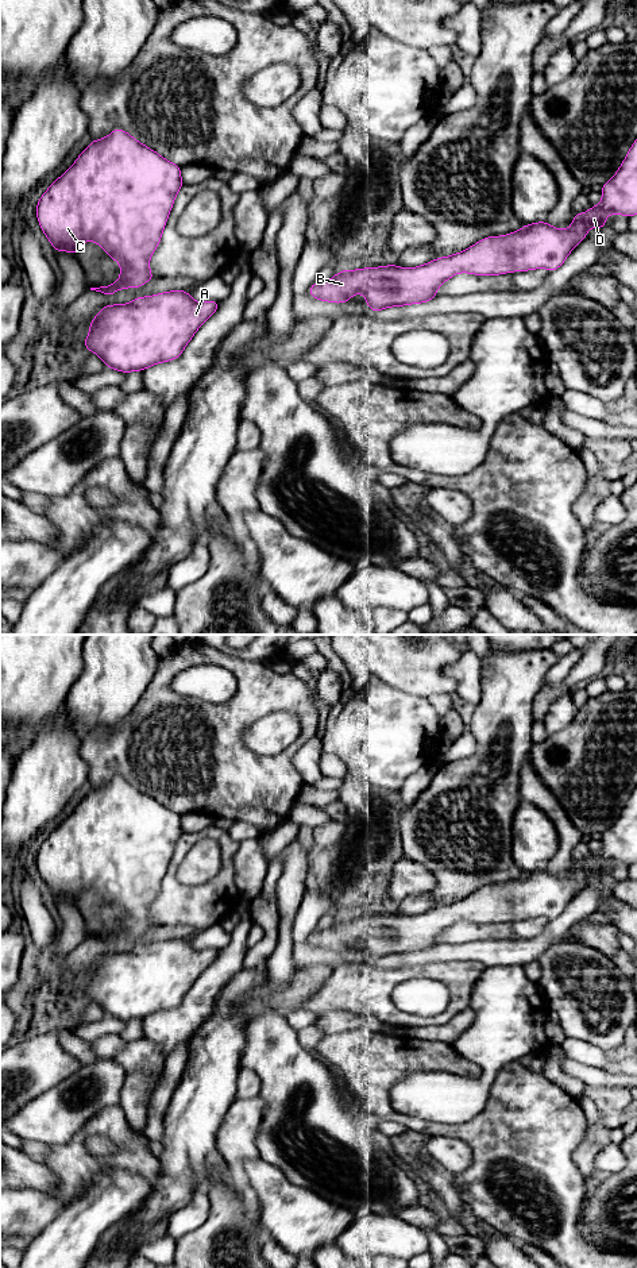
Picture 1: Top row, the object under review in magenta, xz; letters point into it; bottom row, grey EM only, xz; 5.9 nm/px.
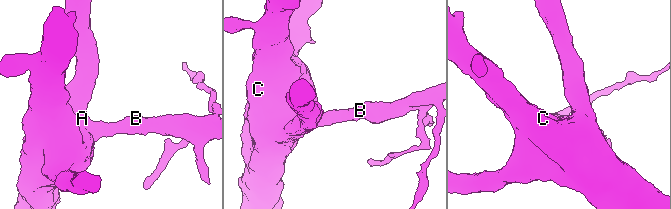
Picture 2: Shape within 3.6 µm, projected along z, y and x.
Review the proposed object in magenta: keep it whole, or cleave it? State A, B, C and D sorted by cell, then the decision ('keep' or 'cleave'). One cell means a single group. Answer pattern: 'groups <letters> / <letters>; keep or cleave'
groups A B C D; keep

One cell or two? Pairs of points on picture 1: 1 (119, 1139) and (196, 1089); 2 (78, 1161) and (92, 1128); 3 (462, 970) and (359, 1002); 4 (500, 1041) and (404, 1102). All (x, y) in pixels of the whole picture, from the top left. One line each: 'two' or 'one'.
1: two
2: one
3: one
4: one

